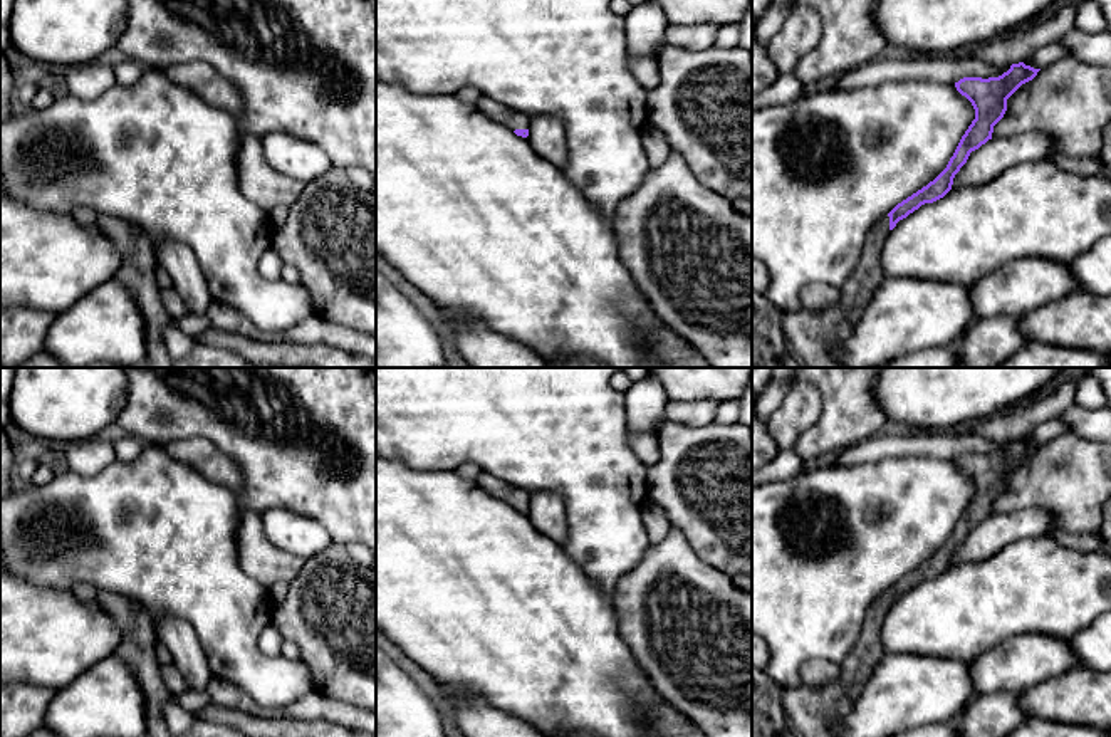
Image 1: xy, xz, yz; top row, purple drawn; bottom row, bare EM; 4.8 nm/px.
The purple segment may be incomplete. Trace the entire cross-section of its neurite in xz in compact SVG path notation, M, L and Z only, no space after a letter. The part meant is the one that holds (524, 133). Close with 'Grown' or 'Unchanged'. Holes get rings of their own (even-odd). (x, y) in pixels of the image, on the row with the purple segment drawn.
M482 96L477 102L478 109L485 112L495 123L512 129L517 136L529 136L530 118L517 109L510 109L487 96Z. Grown

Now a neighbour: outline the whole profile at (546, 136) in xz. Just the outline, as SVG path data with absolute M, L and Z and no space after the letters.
M534 116L525 138L534 153L562 168L569 156L564 123L557 116Z

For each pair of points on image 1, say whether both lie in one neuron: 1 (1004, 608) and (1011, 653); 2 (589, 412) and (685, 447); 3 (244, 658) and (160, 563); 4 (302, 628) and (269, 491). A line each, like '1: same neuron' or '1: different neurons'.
1: different neurons
2: different neurons
3: same neuron
4: different neurons

